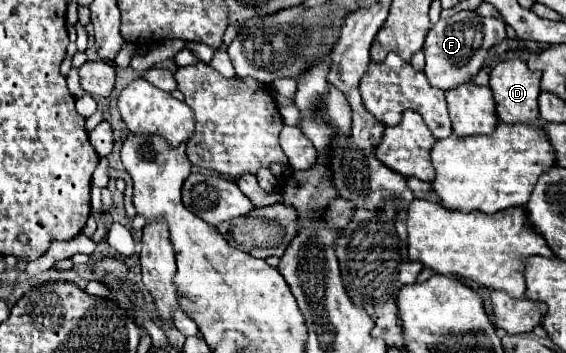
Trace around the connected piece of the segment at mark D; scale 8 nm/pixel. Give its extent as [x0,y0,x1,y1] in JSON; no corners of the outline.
[490,60,540,124]

